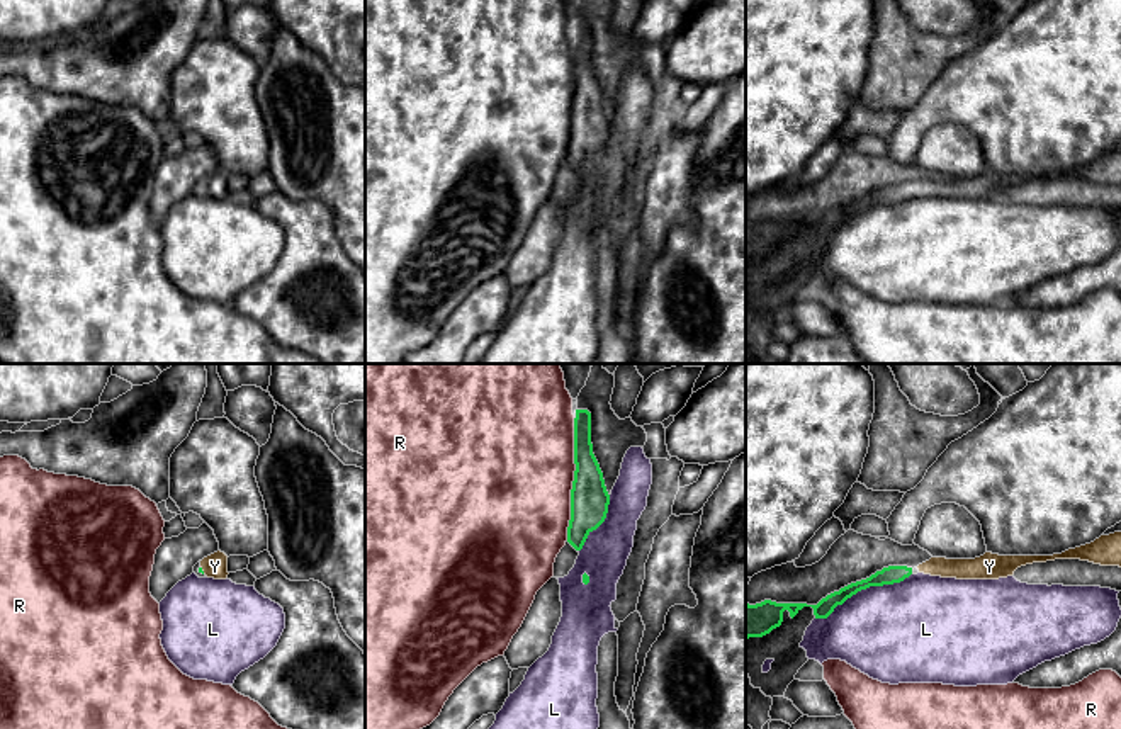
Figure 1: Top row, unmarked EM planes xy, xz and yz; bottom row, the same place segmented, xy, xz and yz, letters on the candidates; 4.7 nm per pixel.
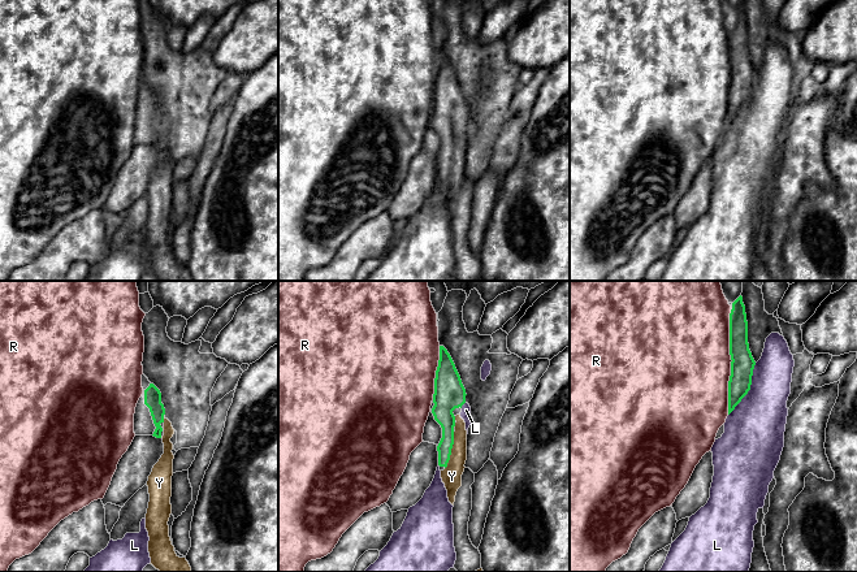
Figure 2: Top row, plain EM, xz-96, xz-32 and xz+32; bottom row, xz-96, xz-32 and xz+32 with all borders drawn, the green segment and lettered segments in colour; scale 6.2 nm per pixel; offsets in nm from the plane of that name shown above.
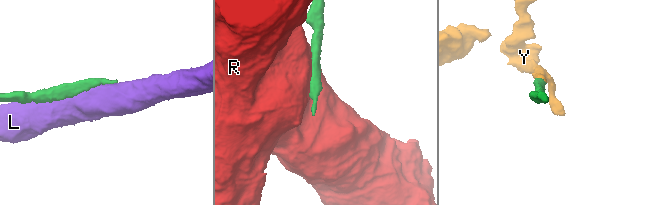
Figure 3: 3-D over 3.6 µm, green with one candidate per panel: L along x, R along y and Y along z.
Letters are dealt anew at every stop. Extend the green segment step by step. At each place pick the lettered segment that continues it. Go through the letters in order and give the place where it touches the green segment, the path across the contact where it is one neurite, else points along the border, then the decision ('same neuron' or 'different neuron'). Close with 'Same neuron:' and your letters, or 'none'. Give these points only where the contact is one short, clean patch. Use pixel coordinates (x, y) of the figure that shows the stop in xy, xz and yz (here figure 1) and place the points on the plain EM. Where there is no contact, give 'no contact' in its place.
L: contact yz (863, 208); different neuron
R: contact xz (574, 99); different neuron
Y: contact xy (201, 189); way xy (199, 187), (201, 189), (214, 186); same neuron
Same neuron: Y

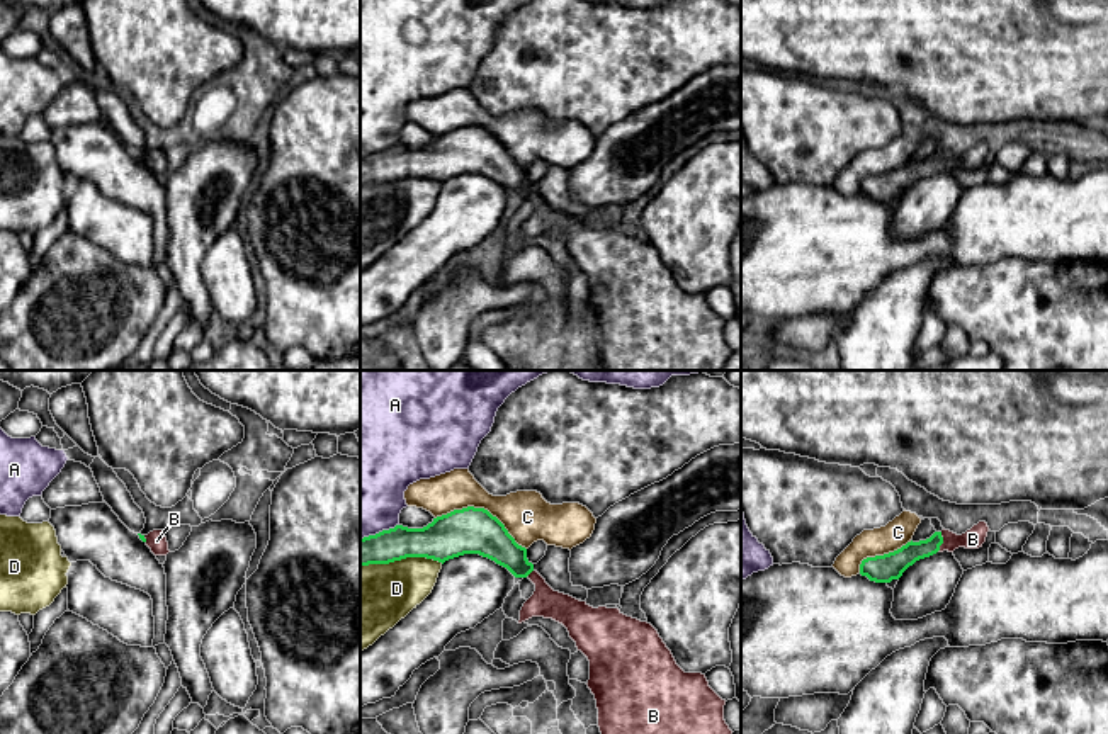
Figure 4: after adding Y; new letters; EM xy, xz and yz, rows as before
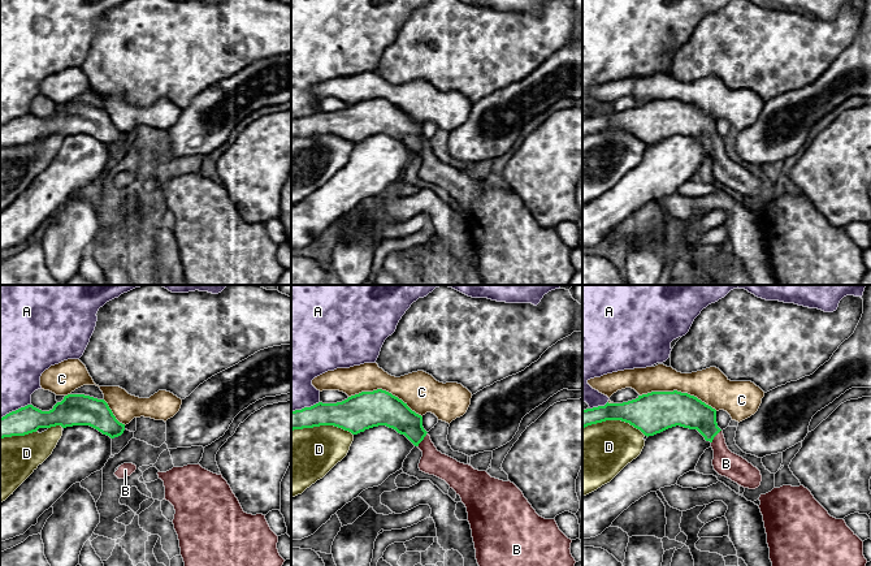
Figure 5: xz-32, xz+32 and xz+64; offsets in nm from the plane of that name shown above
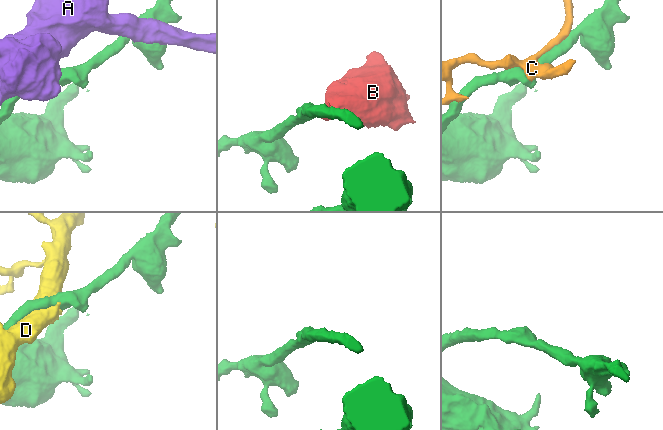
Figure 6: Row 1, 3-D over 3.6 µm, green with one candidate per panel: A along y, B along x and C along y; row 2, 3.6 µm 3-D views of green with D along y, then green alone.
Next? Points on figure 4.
A: contact xz (379, 152); different neuron
B: contact yz (942, 162); way yz (894, 182), (913, 170), (942, 162), (972, 158); same neuron
C: contact xz (483, 128); different neuron
D: contact xz (401, 177); different neuron
Same neuron: B

